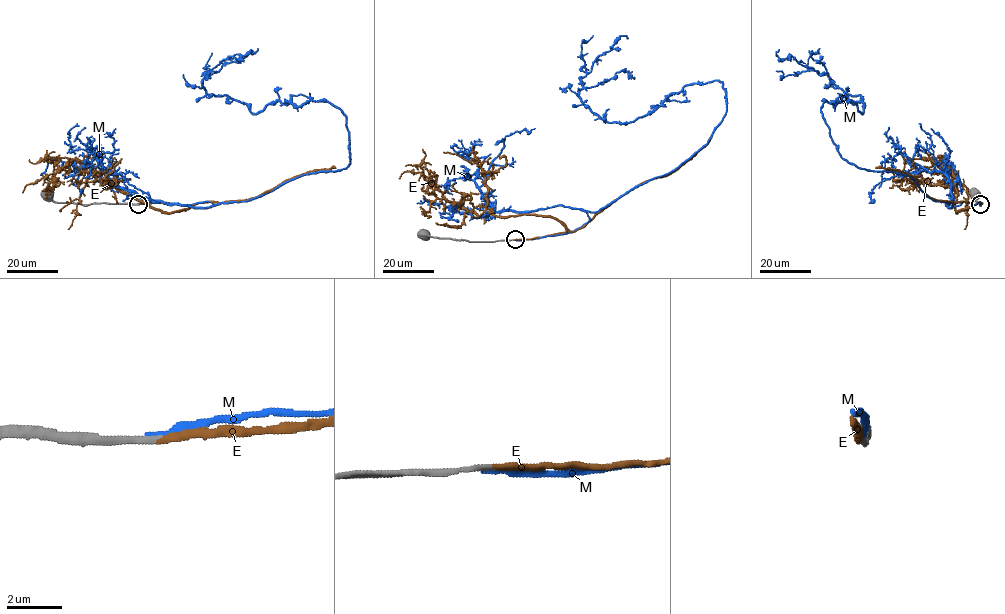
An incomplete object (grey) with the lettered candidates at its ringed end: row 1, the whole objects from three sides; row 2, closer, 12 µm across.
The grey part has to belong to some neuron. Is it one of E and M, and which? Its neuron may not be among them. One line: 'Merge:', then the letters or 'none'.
Merge: E

